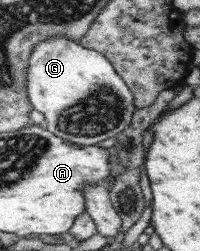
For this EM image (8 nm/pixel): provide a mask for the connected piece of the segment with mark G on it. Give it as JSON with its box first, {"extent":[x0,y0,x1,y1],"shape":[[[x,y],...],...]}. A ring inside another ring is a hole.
{"extent":[29,36,137,146],"shape":[[[50,36],[50,40],[36,48],[29,68],[29,97],[34,108],[44,115],[43,125],[46,129],[80,146],[94,146],[117,137],[130,126],[137,108],[133,90],[130,90],[113,62],[98,50],[90,50],[66,36]]]}

